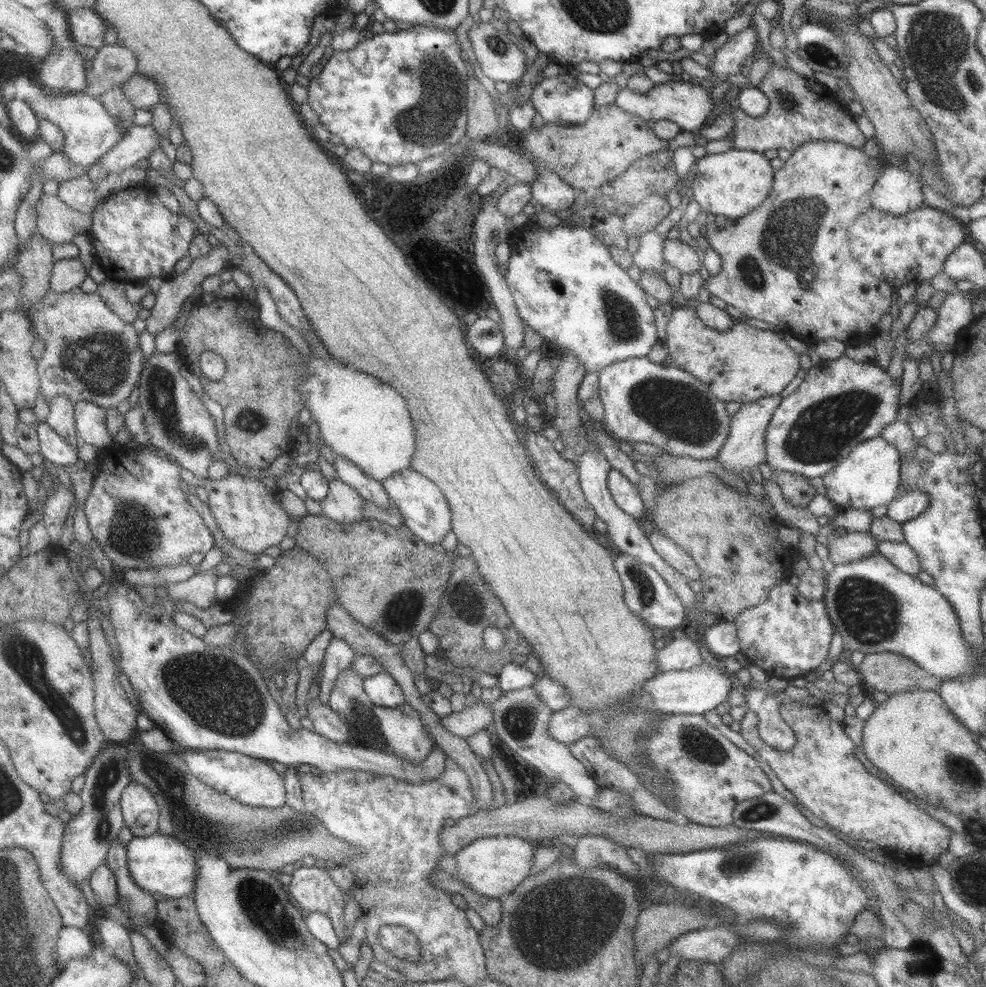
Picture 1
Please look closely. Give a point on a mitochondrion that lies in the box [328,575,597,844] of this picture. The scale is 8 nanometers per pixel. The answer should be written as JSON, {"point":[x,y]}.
{"point":[518,720]}

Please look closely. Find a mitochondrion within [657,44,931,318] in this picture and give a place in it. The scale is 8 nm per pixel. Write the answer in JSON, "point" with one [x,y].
{"point":[791,231]}

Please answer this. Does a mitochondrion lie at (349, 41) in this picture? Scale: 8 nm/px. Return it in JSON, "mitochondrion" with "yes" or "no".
{"mitochondrion":"no"}

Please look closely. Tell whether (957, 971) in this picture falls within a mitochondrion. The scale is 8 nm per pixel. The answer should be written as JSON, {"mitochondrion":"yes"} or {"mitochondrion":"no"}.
{"mitochondrion":"no"}

